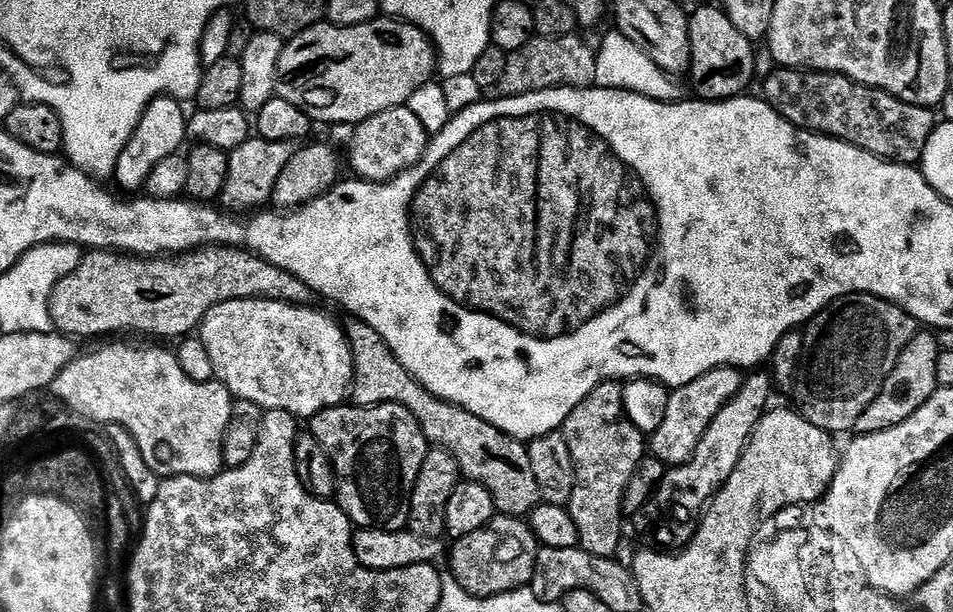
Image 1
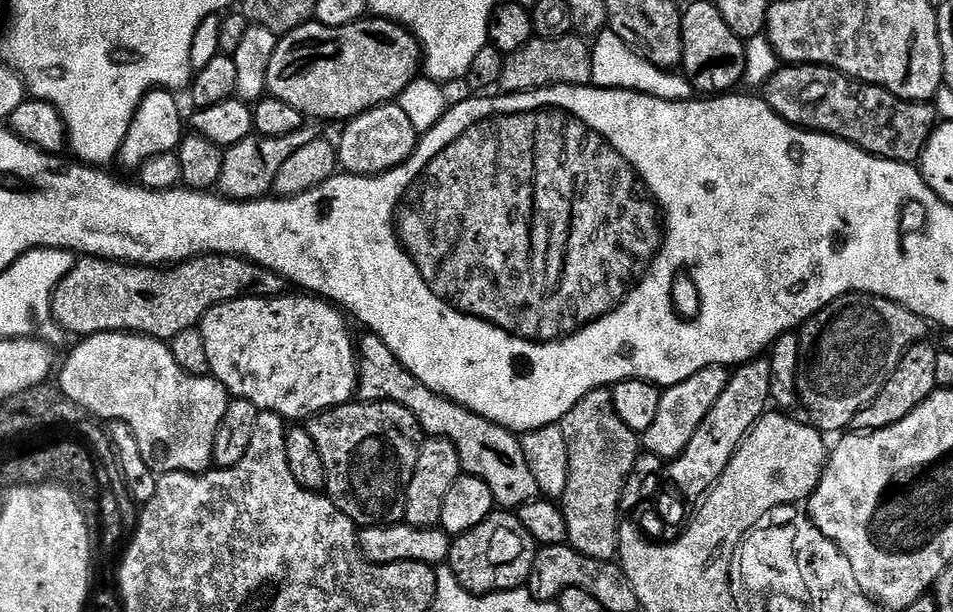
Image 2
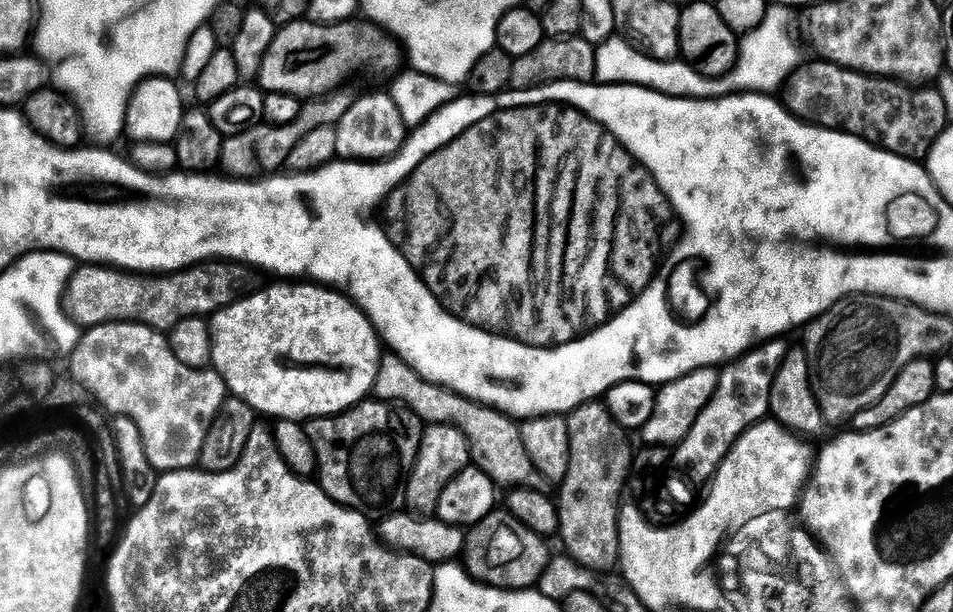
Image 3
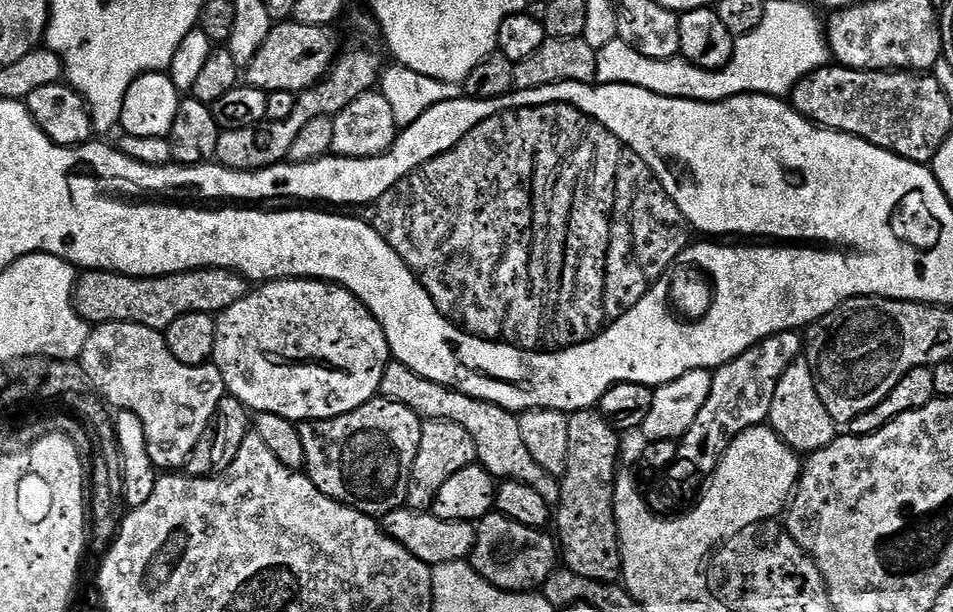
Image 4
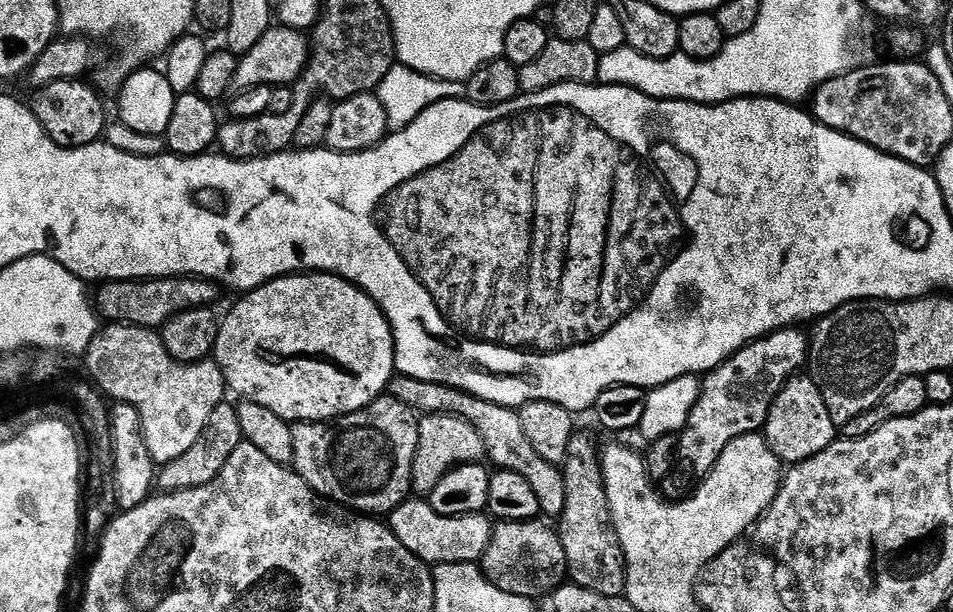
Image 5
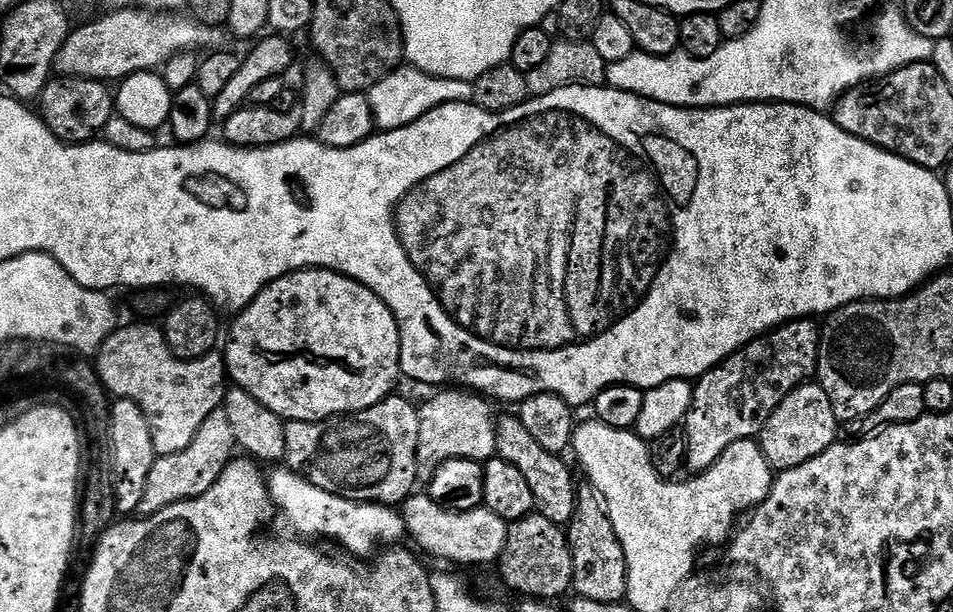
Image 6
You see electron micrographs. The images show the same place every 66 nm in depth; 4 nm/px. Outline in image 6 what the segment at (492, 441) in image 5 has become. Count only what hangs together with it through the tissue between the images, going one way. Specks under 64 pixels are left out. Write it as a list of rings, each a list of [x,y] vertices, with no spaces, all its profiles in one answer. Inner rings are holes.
[[[519,415],[500,416],[496,422],[496,456],[501,460],[510,462],[518,466],[530,485],[530,490],[536,499],[535,511],[539,515],[550,518],[550,522],[566,526],[572,520],[572,515],[576,509],[576,493],[578,483],[572,477],[572,472],[568,469],[568,464],[564,461],[563,455],[542,450],[538,446],[538,441],[526,431],[526,426],[522,426]]]

